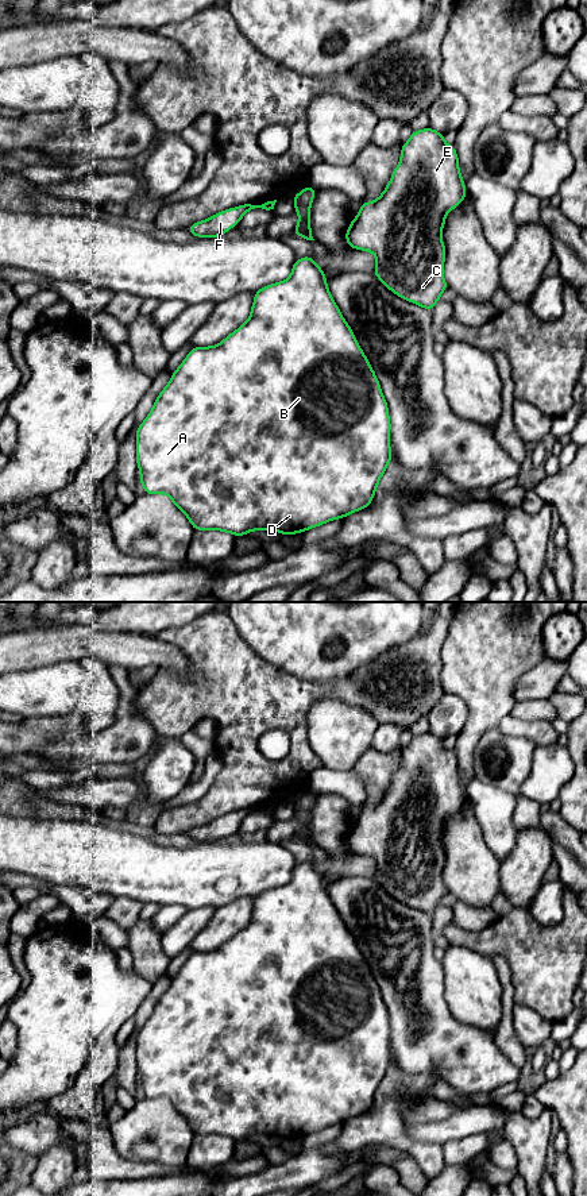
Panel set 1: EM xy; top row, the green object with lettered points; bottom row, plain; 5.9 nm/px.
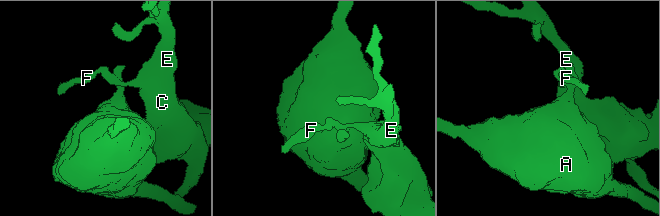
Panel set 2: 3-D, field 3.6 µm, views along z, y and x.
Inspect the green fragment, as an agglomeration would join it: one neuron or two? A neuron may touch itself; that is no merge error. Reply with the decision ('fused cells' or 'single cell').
fused cells

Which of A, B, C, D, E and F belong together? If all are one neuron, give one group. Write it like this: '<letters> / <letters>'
A B D / C E F

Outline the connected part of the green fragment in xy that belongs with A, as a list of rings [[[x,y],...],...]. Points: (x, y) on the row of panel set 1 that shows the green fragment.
[[[312,256],[294,262],[287,279],[267,285],[255,293],[248,320],[212,347],[193,347],[170,382],[157,397],[146,420],[136,431],[136,463],[140,483],[147,494],[166,494],[181,509],[196,531],[221,531],[244,536],[251,531],[277,531],[296,535],[328,521],[344,518],[367,508],[374,499],[376,486],[390,460],[390,418],[378,378],[356,337],[333,301],[324,270]]]

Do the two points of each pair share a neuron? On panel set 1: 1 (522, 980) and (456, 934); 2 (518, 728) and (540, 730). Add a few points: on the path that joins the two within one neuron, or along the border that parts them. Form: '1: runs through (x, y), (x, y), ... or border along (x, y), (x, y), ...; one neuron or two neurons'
1: runs through (518, 960), (499, 941), (477, 941); one neuron
2: runs through (524, 728), (535, 730); one neuron

